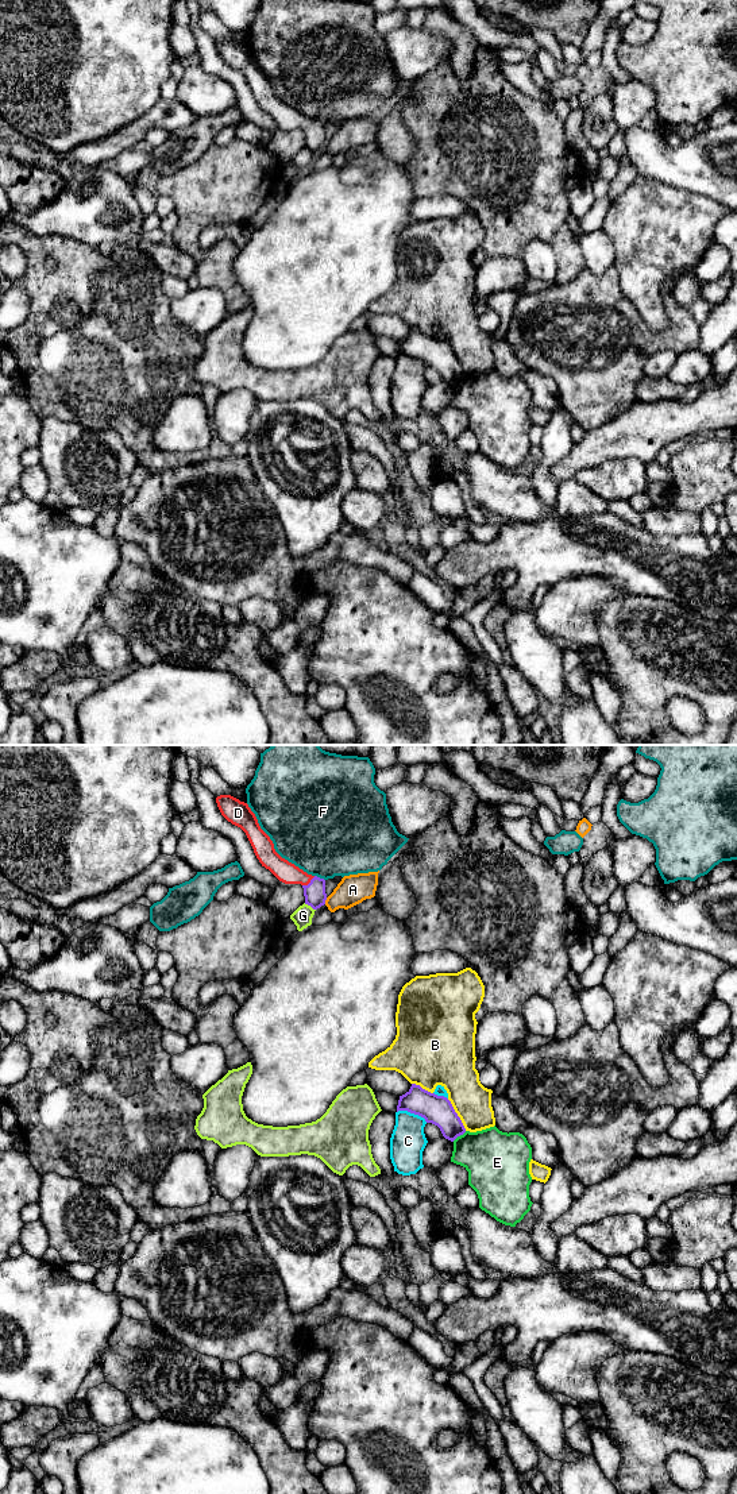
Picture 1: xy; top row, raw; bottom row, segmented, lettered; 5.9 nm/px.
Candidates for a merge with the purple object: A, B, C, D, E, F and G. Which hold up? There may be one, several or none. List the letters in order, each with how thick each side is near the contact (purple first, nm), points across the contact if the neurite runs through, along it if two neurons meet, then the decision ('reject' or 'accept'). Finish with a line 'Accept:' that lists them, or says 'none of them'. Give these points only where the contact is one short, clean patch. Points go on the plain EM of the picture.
A: 130/180 nm | reject
B: 180/220 nm | reject
C: 180/220 nm | reject
D: 130/130 nm | across xy (315, 138), (315, 132), (309, 127), (286, 116) | accept
E: 180/340 nm | reject
F: 130/480 nm | reject
G: 130/110 nm | reject
Accept: D

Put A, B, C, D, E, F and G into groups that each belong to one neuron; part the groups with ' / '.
A / B / C / D / E / F / G

